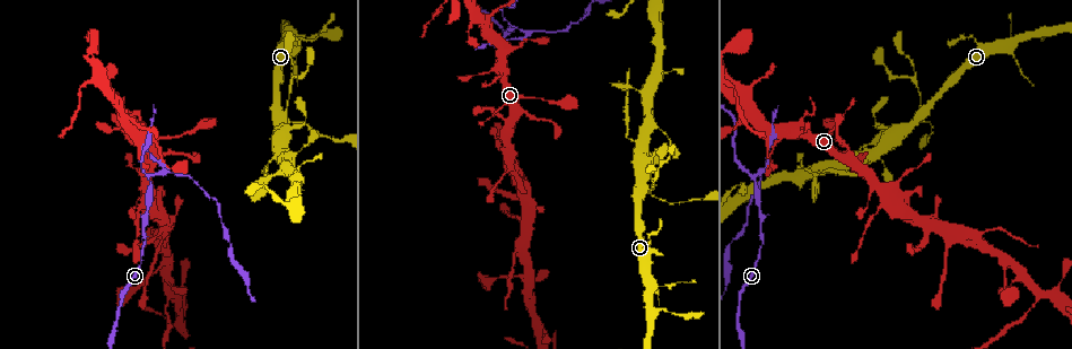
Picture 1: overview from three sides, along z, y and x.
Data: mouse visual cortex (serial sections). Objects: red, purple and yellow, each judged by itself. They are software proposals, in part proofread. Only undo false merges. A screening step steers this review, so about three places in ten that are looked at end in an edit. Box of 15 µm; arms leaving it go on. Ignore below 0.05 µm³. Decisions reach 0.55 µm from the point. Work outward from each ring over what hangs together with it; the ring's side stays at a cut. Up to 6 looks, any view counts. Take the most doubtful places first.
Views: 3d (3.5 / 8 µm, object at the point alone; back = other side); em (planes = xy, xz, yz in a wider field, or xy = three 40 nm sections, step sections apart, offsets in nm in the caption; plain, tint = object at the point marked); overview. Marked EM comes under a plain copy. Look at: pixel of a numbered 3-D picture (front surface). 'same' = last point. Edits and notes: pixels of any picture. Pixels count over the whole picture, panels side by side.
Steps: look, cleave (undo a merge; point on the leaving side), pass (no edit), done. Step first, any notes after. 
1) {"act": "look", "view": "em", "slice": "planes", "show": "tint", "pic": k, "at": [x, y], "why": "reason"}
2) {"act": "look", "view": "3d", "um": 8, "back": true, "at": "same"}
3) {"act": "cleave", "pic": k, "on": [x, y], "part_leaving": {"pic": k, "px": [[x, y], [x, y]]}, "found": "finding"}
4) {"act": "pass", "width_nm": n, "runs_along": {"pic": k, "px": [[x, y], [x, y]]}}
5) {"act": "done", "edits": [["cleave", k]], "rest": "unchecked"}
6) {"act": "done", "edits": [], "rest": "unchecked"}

{"act": "look", "view": "3d", "um": 3.5, "back": true, "pic": 1, "at": [513, 25], "why": "three arms meet"}

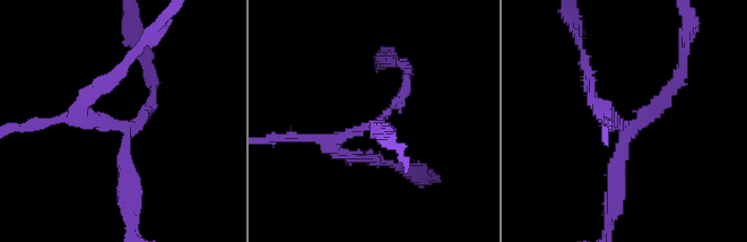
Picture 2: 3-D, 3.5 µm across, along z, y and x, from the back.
{"act": "look", "view": "em", "slice": "xy", "step": 1, "show": "tint", "pic": 2, "at": [128, 137], "why": "shape alone is not enough"}

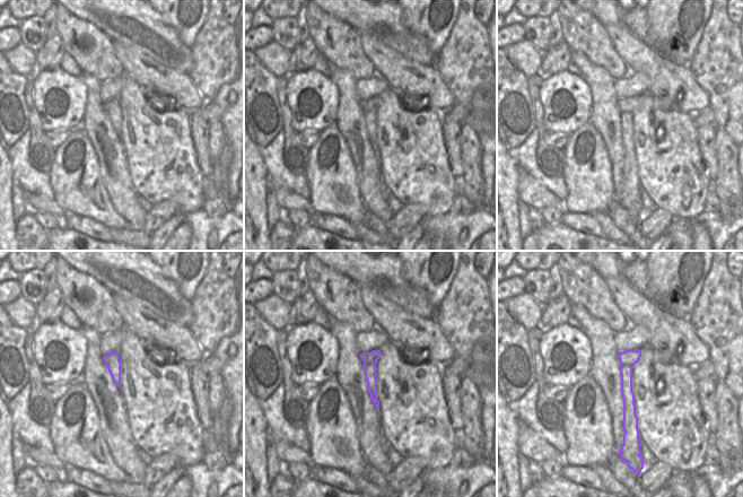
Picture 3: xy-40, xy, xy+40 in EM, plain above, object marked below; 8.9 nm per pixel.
{"act": "cleave", "pic": 2, "on": [339, 138], "arm_widths_nm": [150, 200, 250], "found": "a second cell is stuck on"}

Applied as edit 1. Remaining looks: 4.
{"act": "look", "view": "overview", "why": "see it whole again"}

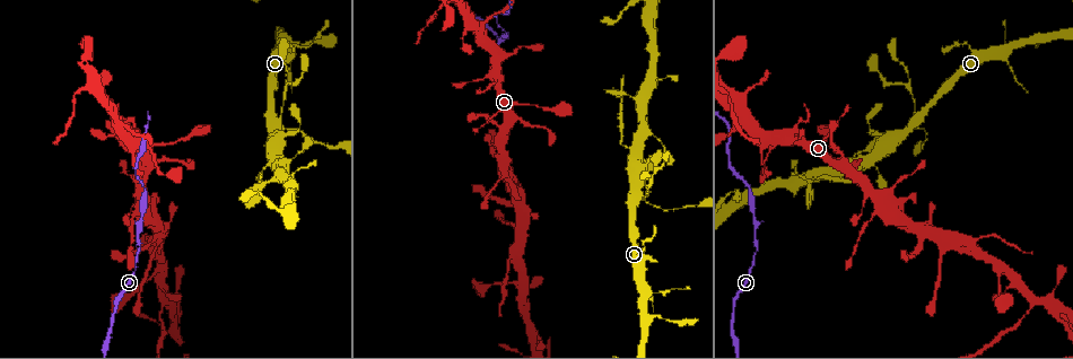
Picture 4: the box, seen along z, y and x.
{"act": "look", "view": "3d", "um": 8, "pic": 4, "at": [636, 197]}

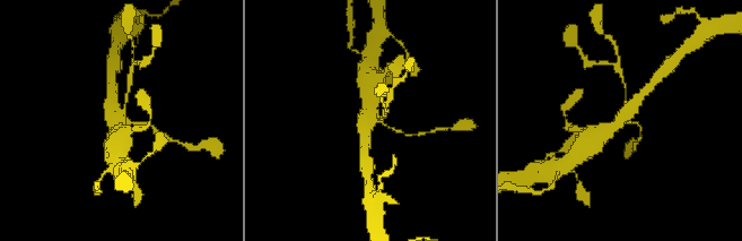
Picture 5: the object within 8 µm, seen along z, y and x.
{"act": "look", "view": "em", "slice": "xy", "step": 1, "show": "tint", "pic": 5, "at": [114, 116], "arms": 4, "arm_widths_nm": [100, 150, 350, 500]}

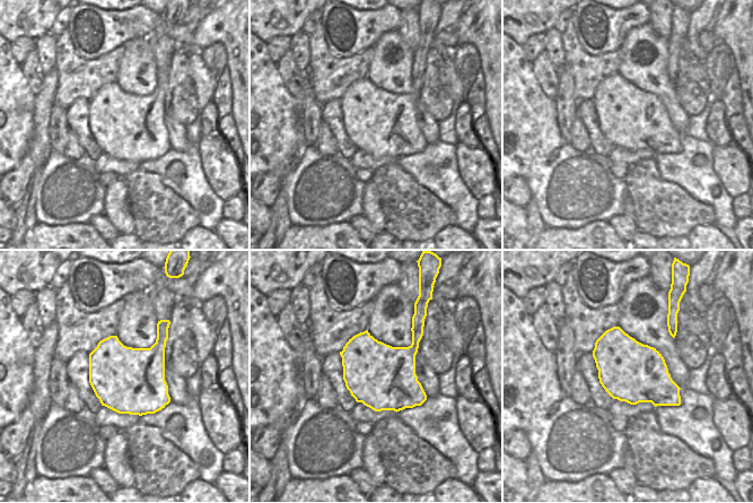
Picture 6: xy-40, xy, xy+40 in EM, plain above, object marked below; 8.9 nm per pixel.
{"act": "pass", "runs_along": {"pic": 5, "px": [[645, 91], [618, 125], [600, 136]]}, "found": "all the same cell"}

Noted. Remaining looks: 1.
{"act": "done", "edits": [["cleave", 2]], "rest": "unchecked"}

